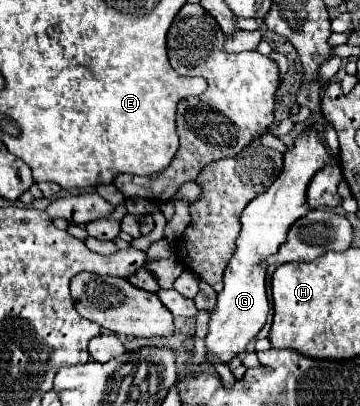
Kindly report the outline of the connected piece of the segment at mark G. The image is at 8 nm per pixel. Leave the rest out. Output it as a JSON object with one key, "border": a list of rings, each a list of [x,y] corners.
{"border":[[[309,127],[301,131],[295,139],[291,151],[285,153],[285,167],[277,181],[259,197],[255,197],[241,215],[241,233],[237,237],[235,251],[227,263],[223,281],[225,287],[217,297],[217,309],[211,313],[209,333],[205,339],[205,347],[209,355],[219,357],[223,363],[229,363],[231,357],[245,351],[245,345],[261,331],[269,313],[269,299],[267,299],[267,257],[277,253],[277,249],[285,243],[287,231],[295,219],[301,219],[309,213],[307,205],[307,185],[311,177],[323,165],[335,165],[335,157],[327,153],[325,145],[319,139],[319,133]]]}

